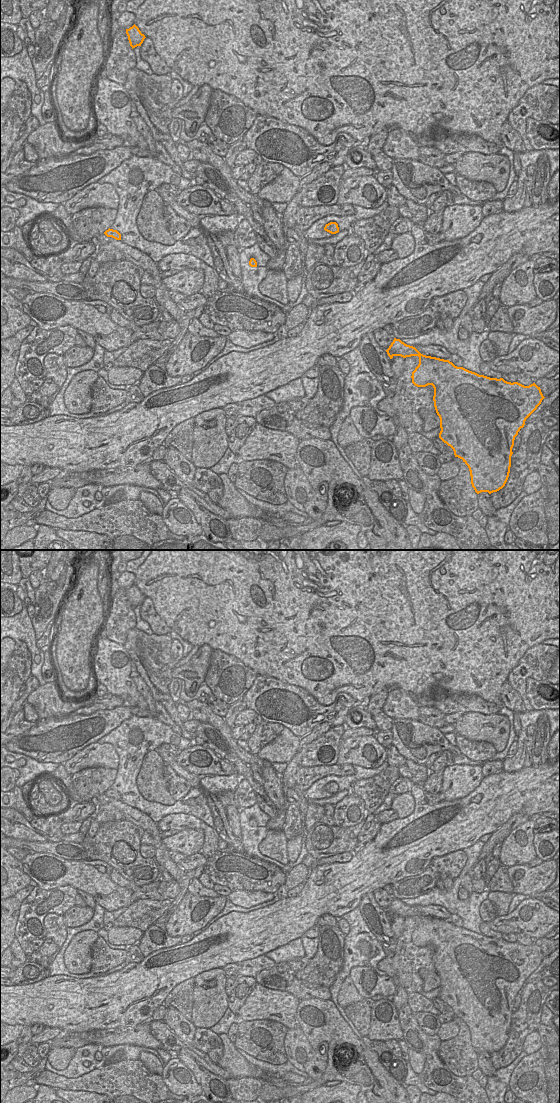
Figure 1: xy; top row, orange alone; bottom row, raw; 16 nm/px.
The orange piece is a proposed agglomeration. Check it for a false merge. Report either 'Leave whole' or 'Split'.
Leave whole

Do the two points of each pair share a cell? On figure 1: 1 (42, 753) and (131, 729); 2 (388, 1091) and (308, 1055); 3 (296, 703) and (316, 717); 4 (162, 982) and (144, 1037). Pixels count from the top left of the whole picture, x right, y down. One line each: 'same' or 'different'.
1: different
2: different
3: same
4: different

